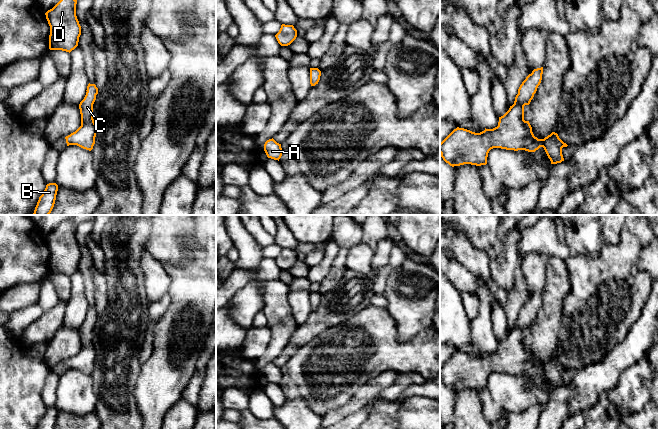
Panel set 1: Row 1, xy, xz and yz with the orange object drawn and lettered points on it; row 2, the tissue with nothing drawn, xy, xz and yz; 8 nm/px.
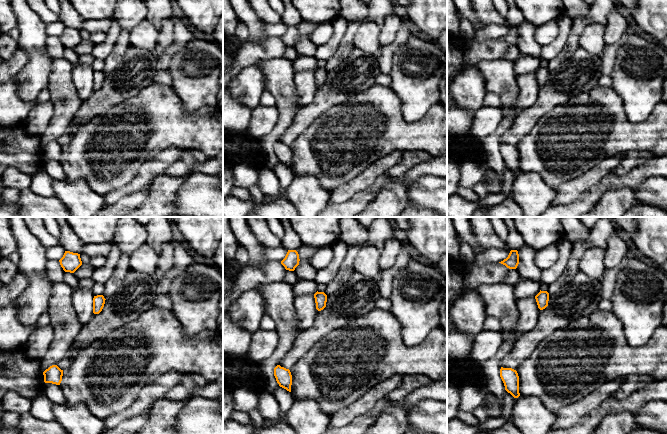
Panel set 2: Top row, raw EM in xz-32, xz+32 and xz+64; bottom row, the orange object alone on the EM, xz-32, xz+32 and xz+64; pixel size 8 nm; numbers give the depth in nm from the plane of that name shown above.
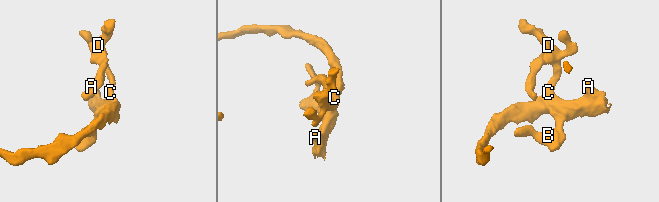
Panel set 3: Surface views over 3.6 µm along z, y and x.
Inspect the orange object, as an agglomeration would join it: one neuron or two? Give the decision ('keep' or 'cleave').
keep

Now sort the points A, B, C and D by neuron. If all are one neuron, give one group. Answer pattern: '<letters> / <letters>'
A B C D

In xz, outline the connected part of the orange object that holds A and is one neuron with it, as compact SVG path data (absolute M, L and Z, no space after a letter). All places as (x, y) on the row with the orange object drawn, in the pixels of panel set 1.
M273 138L269 139L264 144L264 151L268 158L278 160L282 156L281 144L277 143Z

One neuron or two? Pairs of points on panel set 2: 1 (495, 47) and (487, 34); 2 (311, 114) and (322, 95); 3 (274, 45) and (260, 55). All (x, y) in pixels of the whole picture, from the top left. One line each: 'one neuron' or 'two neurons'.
1: two neurons
2: one neuron
3: one neuron

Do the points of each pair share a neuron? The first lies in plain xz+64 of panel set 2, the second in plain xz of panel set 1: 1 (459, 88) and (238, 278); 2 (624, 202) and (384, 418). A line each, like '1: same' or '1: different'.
1: different
2: same

